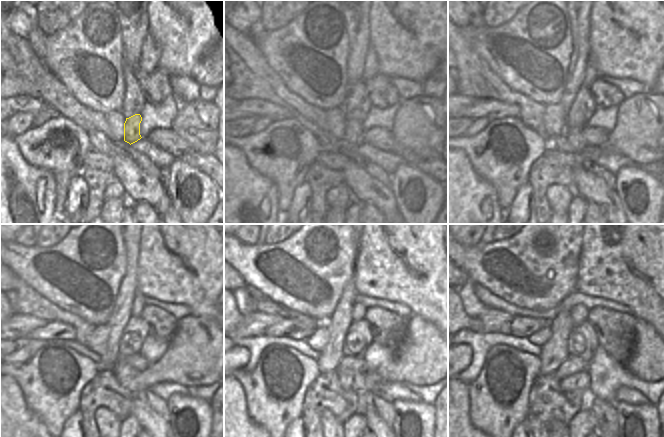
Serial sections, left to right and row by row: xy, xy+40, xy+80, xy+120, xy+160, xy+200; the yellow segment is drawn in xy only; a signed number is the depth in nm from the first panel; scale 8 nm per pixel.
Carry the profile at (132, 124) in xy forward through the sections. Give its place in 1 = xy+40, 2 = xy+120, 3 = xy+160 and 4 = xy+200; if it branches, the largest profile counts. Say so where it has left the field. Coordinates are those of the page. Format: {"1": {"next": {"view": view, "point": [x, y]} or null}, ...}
{"1": {"next": {"view": "xy+40", "point": [353, 133]}}, "2": {"next": {"view": "xy+120", "point": [127, 377]}}, "3": {"next": {"view": "xy+160", "point": [352, 380]}}, "4": {"next": {"view": "xy+200", "point": [579, 382]}}}

